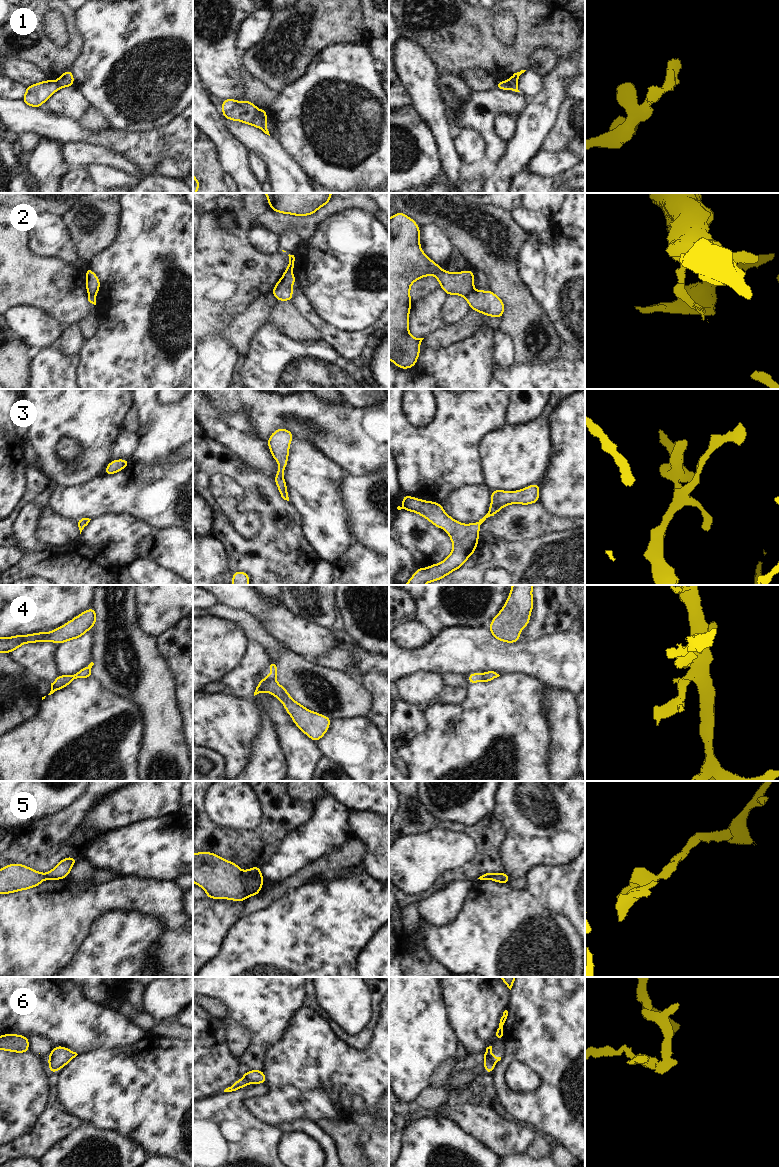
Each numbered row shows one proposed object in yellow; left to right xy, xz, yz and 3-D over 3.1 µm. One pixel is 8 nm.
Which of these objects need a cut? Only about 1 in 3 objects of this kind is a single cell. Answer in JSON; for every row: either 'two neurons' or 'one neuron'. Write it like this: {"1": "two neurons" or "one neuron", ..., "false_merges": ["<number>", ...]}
{"1": "two neurons", "2": "two neurons", "3": "one neuron", "4": "one neuron", "5": "two neurons", "6": "two neurons", "false_merges": ["1", "2", "5", "6"]}

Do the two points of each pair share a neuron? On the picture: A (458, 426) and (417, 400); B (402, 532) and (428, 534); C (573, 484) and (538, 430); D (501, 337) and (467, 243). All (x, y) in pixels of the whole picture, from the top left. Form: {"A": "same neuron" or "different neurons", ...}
{"A": "different neurons", "B": "same neuron", "C": "different neurons", "D": "different neurons"}

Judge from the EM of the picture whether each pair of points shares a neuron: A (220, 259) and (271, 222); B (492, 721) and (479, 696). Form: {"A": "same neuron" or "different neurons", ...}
{"A": "different neurons", "B": "same neuron"}

